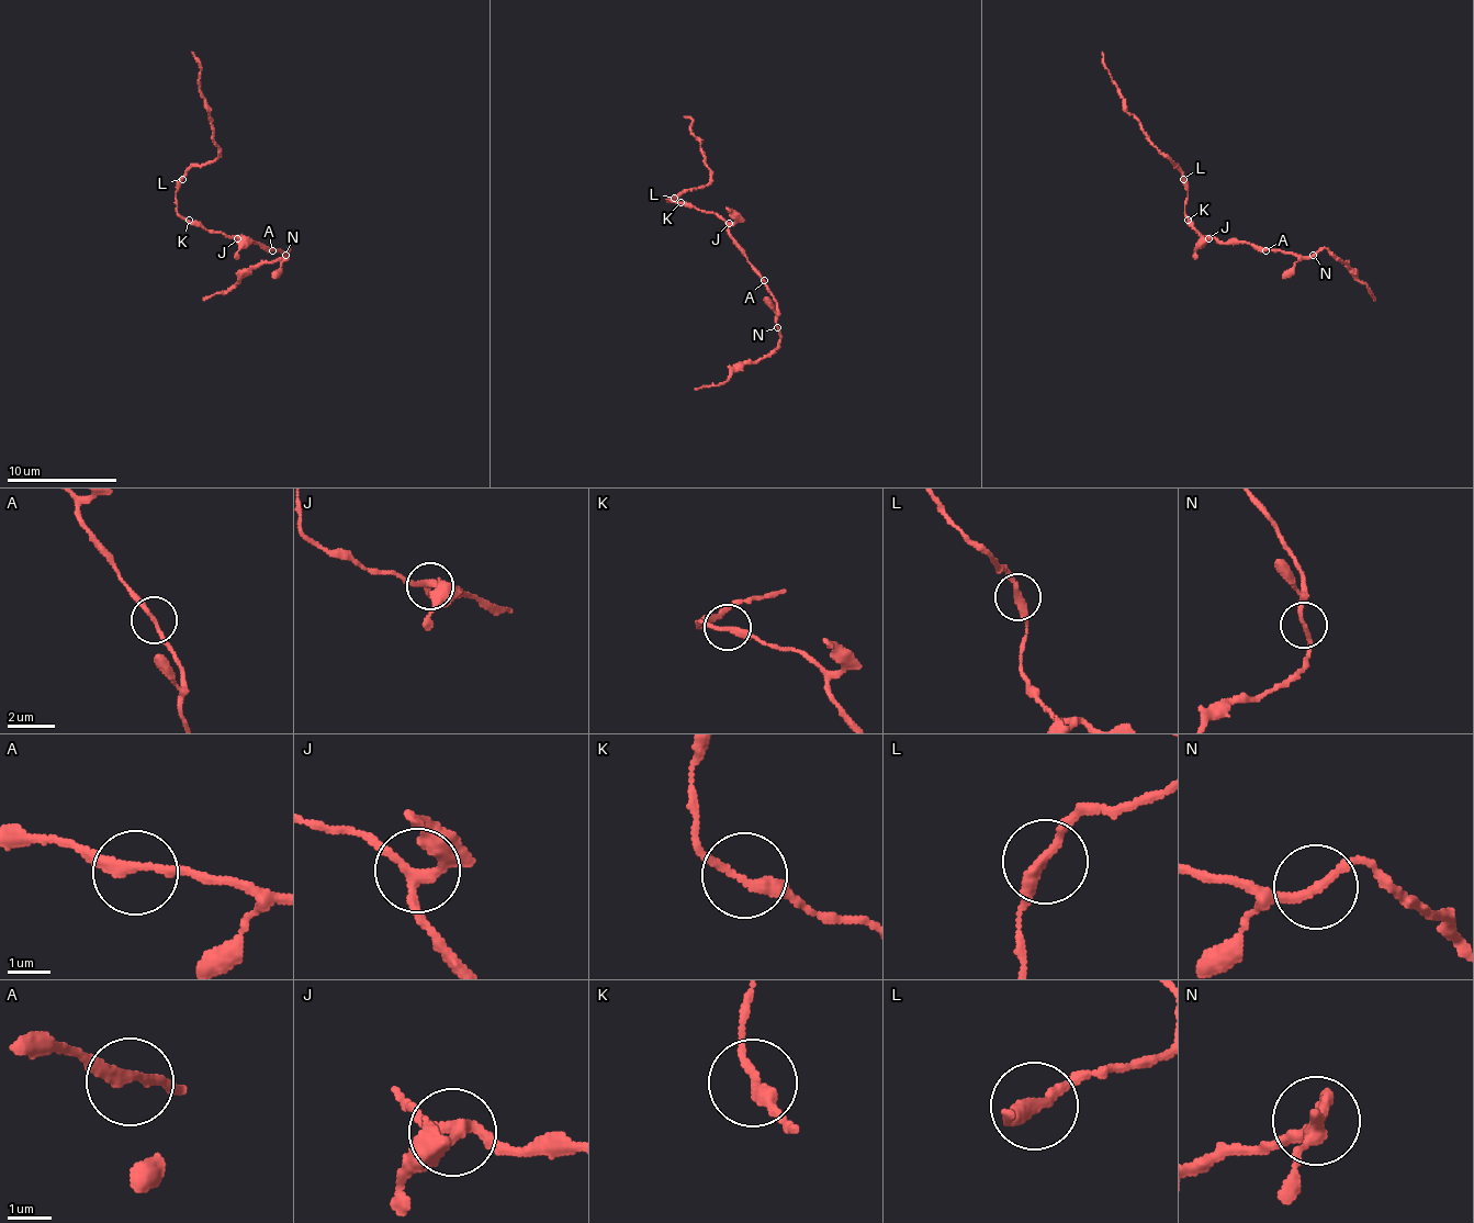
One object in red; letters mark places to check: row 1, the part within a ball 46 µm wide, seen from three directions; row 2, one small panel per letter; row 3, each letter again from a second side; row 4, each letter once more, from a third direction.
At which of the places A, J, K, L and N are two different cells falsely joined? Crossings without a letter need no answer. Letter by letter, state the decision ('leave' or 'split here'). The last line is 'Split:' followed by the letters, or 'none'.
A: leave
J: leave
K: leave
L: leave
N: split here
Split: N

